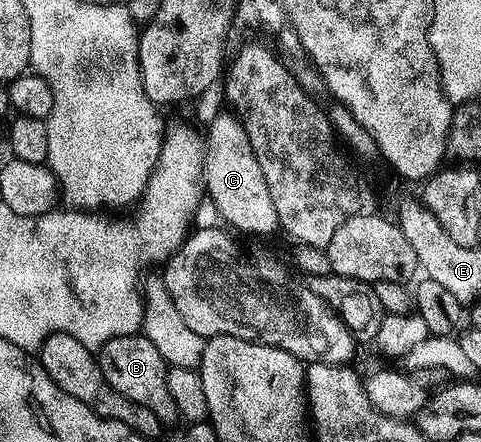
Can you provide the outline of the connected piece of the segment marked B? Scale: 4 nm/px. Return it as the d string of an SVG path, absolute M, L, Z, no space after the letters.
M143 333L127 334L110 340L100 347L98 361L102 368L102 376L106 376L114 392L134 400L134 404L150 408L150 412L154 412L154 416L158 416L158 420L162 423L171 424L172 421L177 421L174 400L170 397L170 388L166 388L169 365Z

